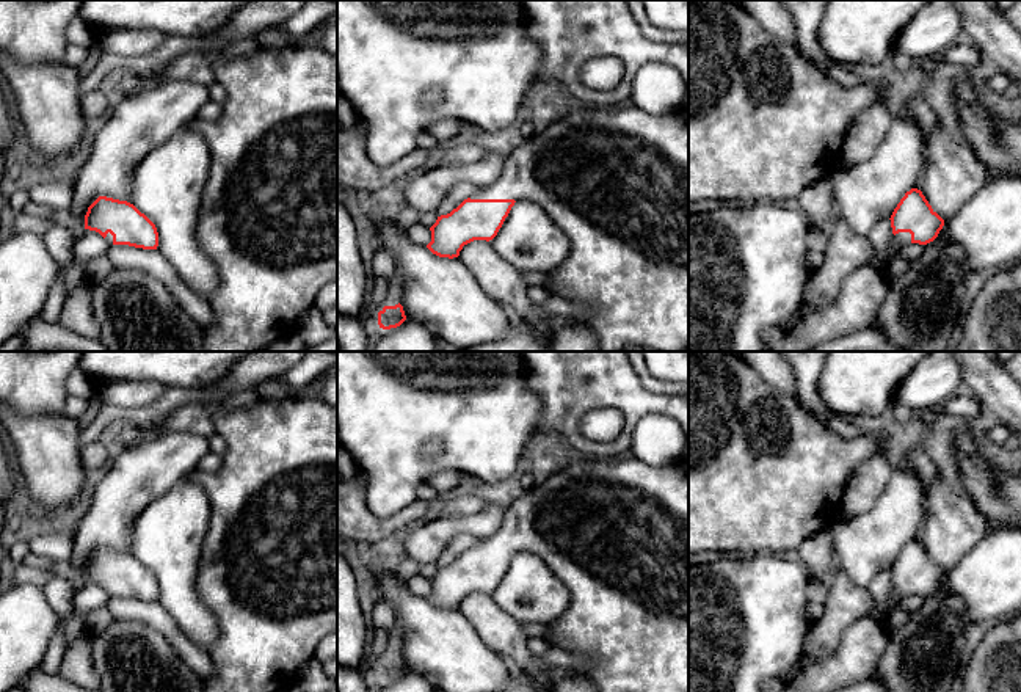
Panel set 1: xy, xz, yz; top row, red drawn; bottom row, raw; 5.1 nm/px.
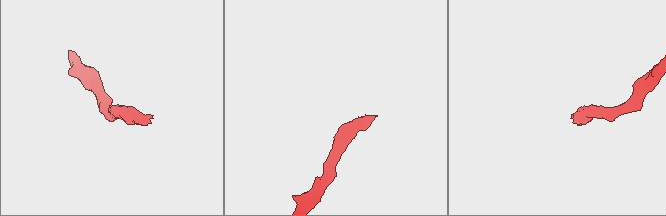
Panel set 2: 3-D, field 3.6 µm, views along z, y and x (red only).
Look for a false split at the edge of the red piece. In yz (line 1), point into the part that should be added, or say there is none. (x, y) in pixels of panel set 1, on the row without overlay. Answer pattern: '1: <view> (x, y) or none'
1: yz (902, 589)

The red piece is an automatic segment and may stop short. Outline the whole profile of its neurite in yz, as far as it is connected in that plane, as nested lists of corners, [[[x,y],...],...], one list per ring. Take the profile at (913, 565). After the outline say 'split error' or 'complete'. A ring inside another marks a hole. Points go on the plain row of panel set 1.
[[[917,540],[905,544],[889,571],[896,595],[902,596],[927,596],[938,588],[944,577],[944,571]]]; split error

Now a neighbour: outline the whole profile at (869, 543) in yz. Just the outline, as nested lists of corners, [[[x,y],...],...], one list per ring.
[[[910,466],[892,471],[875,507],[830,530],[834,555],[848,577],[867,587],[874,577],[891,570],[894,560],[925,521],[925,480]]]

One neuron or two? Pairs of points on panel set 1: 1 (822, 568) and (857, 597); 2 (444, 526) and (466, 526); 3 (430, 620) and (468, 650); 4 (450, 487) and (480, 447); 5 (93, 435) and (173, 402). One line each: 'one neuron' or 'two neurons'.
1: two neurons
2: one neuron
3: one neuron
4: two neurons
5: one neuron

